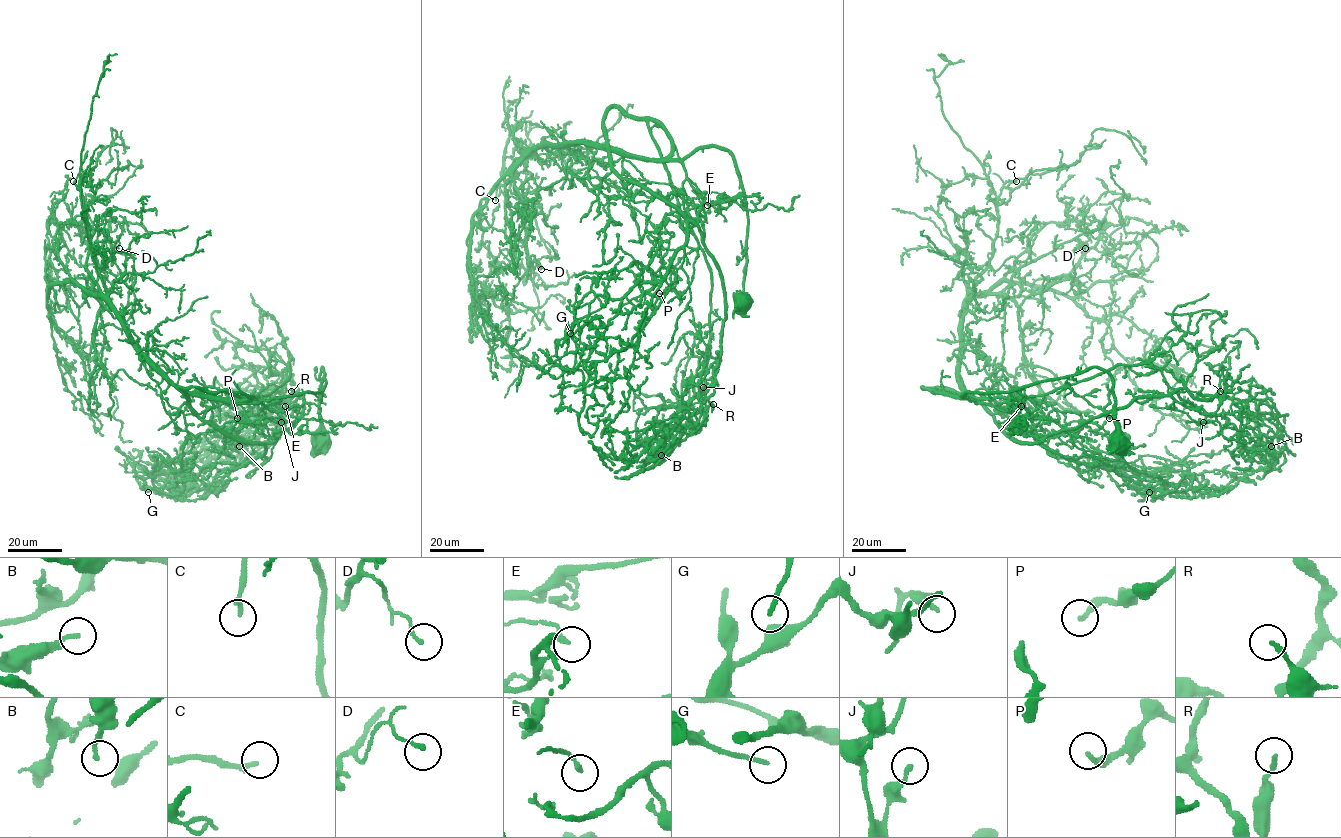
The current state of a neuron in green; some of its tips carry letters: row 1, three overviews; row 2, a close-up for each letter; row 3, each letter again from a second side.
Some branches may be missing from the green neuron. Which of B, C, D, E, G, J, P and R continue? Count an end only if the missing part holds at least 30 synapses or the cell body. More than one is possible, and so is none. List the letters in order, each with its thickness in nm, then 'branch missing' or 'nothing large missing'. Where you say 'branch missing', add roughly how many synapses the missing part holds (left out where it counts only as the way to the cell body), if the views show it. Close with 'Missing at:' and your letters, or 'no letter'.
B: 190 nm | nothing large missing
C: 190 nm | nothing large missing
D: 140 nm | nothing large missing
E: 160 nm | nothing large missing
G: 110 nm | nothing large missing
J: 170 nm | nothing large missing
P: 240 nm | nothing large missing
R: 190 nm | nothing large missing
Missing at: no letter

